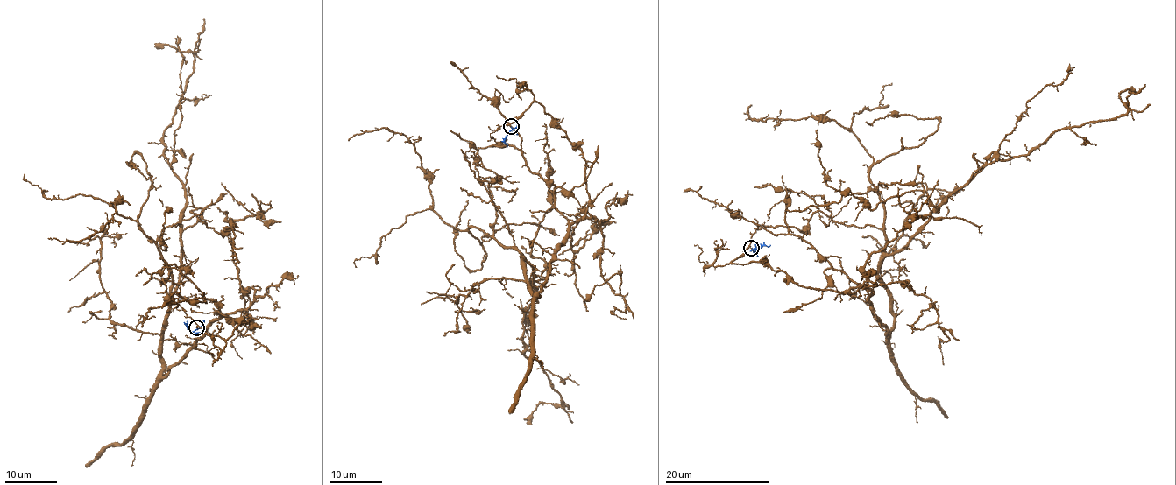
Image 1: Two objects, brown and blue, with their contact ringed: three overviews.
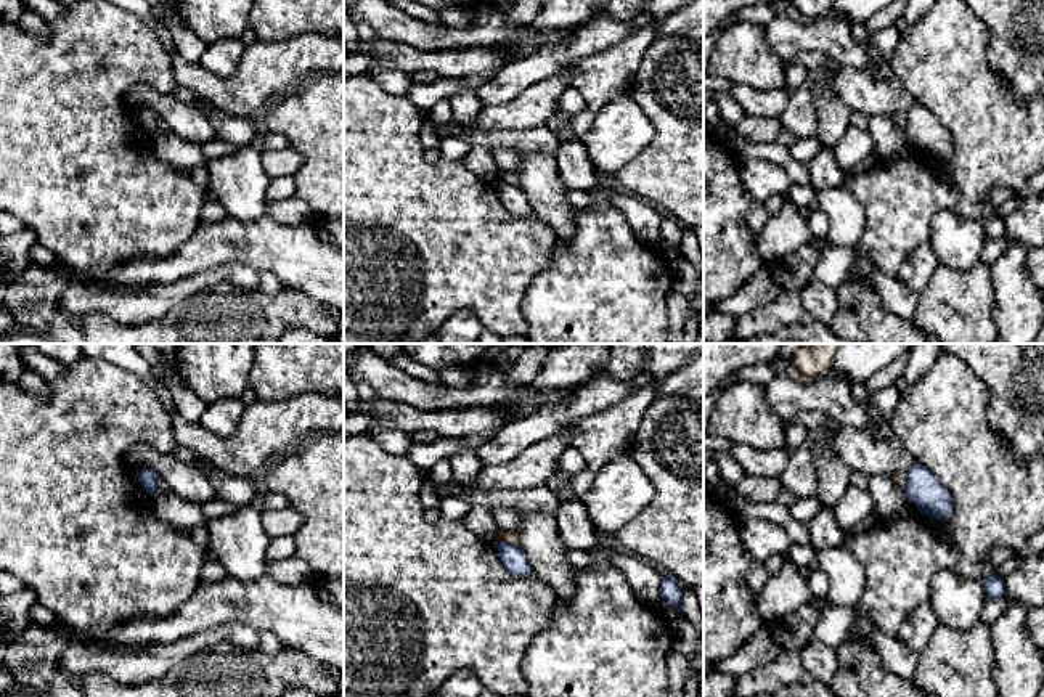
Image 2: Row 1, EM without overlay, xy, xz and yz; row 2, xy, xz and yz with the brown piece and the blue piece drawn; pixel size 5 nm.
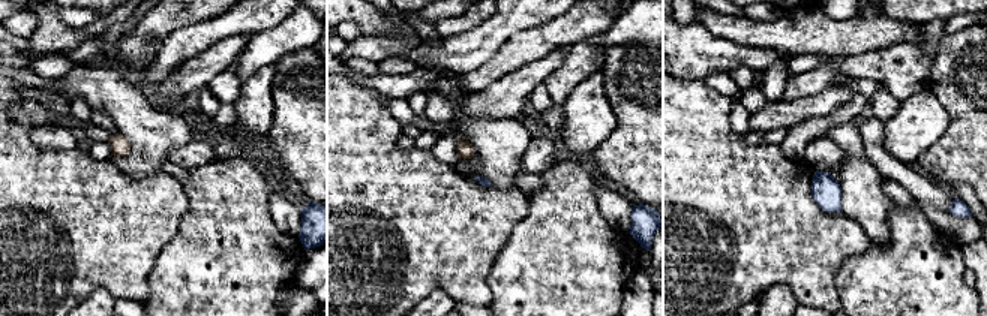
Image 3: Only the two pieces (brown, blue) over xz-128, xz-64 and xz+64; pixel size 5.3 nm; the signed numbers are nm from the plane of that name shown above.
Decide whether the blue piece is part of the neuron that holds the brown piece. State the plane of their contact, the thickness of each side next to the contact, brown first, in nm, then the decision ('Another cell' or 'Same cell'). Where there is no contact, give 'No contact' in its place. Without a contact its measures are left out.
Touches brown in xz. Thickness 60 nm (brown) against 120 nm. Another cell

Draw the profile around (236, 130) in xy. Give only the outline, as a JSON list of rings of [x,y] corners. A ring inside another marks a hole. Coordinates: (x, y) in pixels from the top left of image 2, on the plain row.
[[[199,98],[198,109],[204,112],[210,125],[215,128],[217,138],[234,146],[252,145],[252,140],[257,135],[255,122],[228,114],[202,98]]]

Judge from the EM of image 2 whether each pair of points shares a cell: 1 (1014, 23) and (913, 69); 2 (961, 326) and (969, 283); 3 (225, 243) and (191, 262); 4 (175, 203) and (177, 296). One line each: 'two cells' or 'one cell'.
1: two cells
2: one cell
3: one cell
4: two cells

